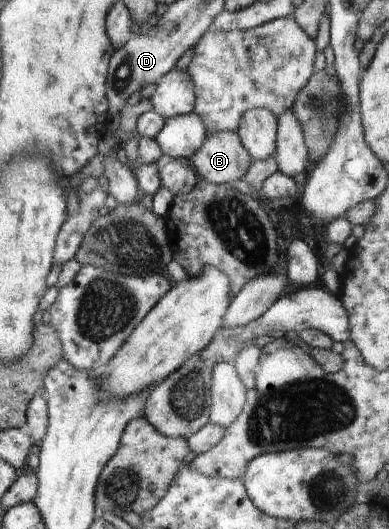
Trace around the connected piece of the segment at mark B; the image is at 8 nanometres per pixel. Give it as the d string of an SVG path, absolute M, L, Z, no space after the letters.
M231 131L209 132L201 148L191 157L199 178L218 185L241 180L252 161L239 135Z

